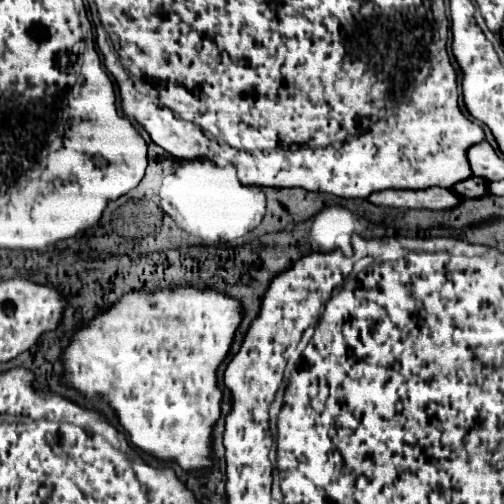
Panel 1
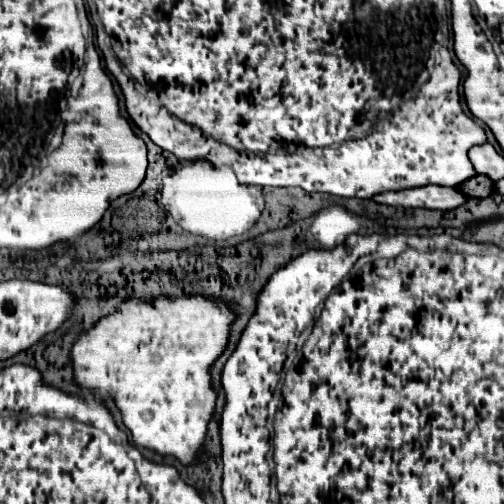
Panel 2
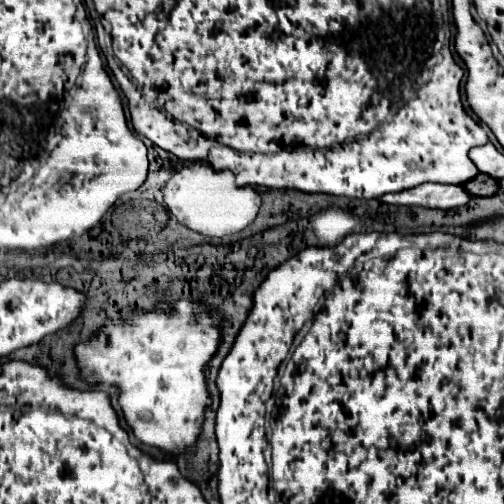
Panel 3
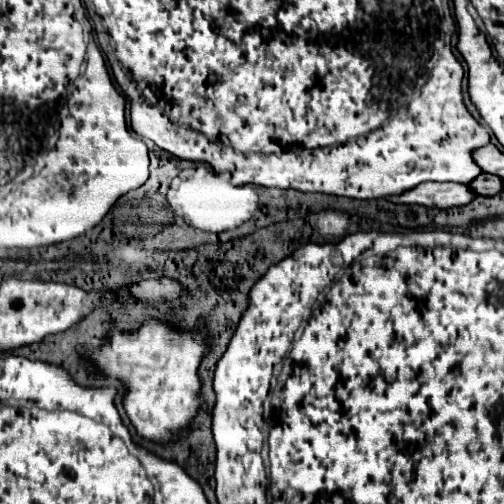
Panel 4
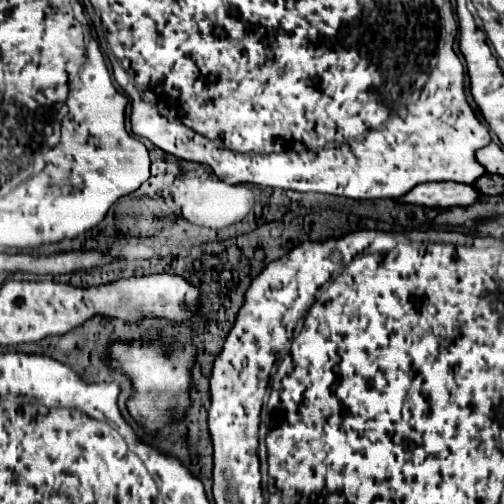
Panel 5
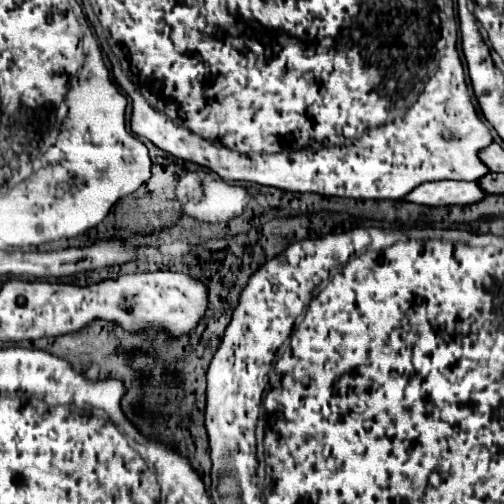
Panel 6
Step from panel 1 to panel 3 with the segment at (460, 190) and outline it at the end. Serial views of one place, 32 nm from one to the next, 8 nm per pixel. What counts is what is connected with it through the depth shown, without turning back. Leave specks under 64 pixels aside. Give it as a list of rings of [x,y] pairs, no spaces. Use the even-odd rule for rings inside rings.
[[[478,174],[476,178],[472,178],[470,182],[464,184],[464,188],[472,194],[472,196],[492,196],[500,190],[498,186],[498,180],[492,178],[492,176],[484,176],[484,174]]]

